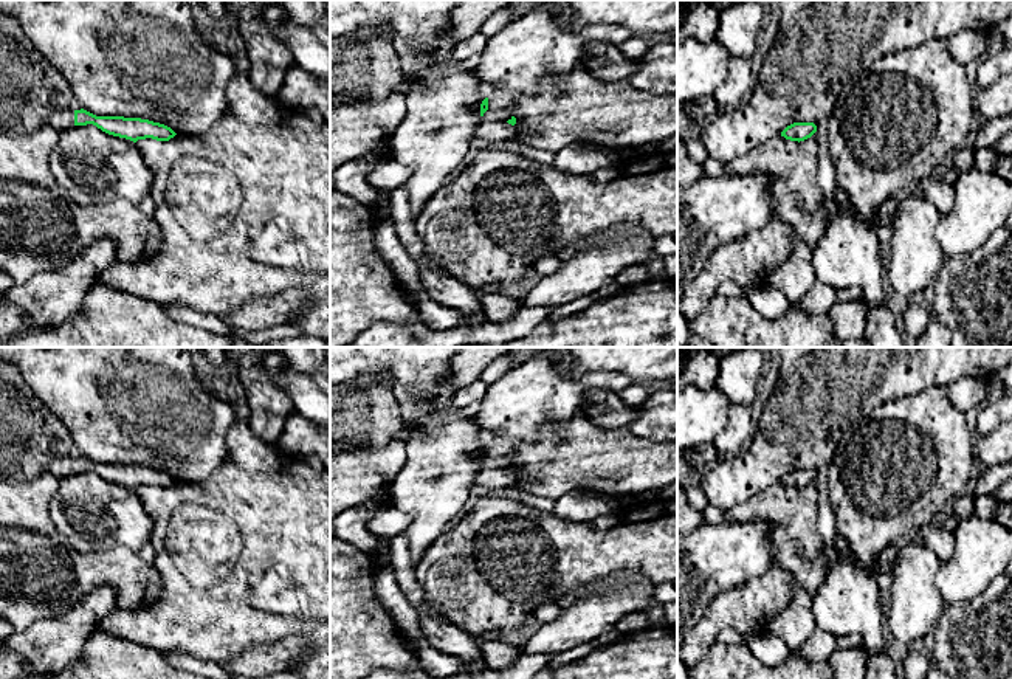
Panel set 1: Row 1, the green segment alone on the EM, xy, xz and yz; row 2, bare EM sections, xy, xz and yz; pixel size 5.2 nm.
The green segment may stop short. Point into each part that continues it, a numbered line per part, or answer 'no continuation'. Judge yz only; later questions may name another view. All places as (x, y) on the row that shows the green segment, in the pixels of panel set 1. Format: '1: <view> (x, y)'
no continuation

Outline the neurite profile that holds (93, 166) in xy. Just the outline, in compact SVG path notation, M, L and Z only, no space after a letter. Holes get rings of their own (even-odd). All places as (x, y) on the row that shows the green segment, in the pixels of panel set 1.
M93 124L59 132L50 167L79 205L121 198L138 206L152 191L153 172L136 143L108 135Z

